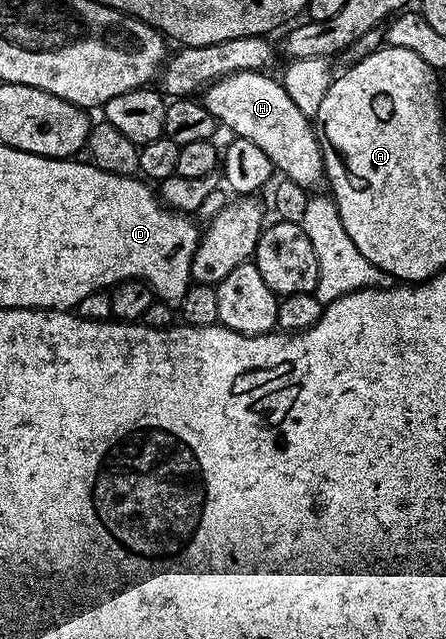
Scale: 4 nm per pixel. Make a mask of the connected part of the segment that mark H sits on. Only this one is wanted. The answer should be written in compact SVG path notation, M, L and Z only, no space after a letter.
M237 70L234 74L223 75L206 91L207 110L222 125L224 122L232 130L232 135L248 138L257 144L257 148L269 156L276 171L284 170L282 173L297 184L314 188L323 174L324 147L320 135L313 122L303 116L297 104L290 99L282 81L262 74L261 70Z

